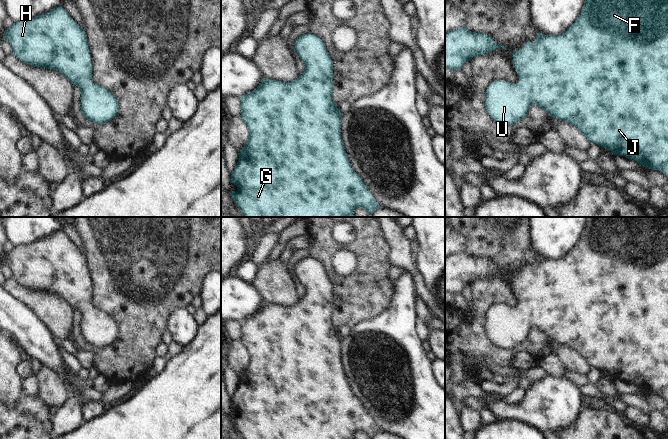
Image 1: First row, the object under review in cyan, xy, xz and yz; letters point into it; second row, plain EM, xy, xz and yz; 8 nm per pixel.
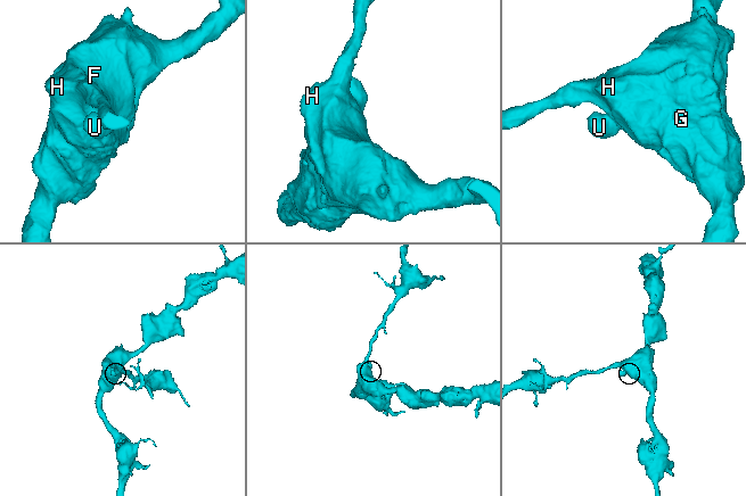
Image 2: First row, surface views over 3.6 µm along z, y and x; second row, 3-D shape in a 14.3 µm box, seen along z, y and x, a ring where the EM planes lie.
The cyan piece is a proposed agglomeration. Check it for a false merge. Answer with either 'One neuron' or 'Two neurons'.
One neuron

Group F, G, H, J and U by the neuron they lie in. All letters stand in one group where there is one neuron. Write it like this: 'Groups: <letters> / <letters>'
Groups: F G H J U

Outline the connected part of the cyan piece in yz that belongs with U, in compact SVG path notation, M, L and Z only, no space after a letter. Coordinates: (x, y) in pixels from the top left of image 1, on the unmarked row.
M588 217L578 243L561 259L536 259L534 266L527 265L520 274L513 276L514 292L519 306L495 304L485 315L485 330L496 346L512 350L522 344L532 328L544 333L551 341L569 346L590 367L607 372L613 379L625 380L640 389L662 396L668 401L668 217Z

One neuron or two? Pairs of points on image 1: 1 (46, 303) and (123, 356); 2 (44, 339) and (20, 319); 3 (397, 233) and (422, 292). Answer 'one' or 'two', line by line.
1: two
2: one
3: one

